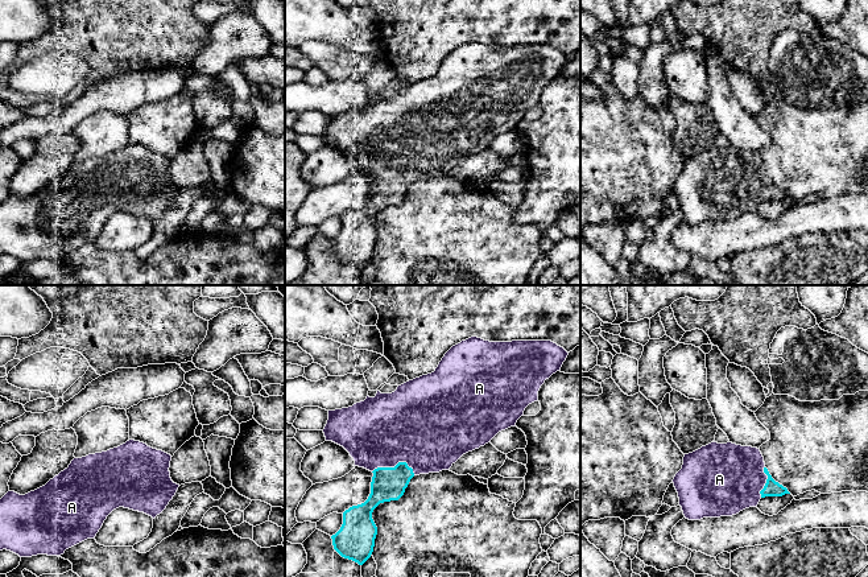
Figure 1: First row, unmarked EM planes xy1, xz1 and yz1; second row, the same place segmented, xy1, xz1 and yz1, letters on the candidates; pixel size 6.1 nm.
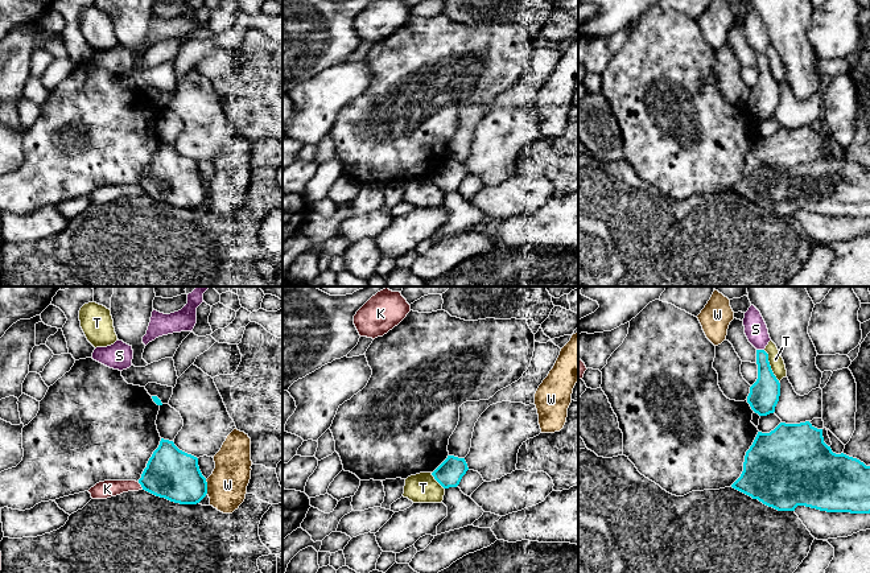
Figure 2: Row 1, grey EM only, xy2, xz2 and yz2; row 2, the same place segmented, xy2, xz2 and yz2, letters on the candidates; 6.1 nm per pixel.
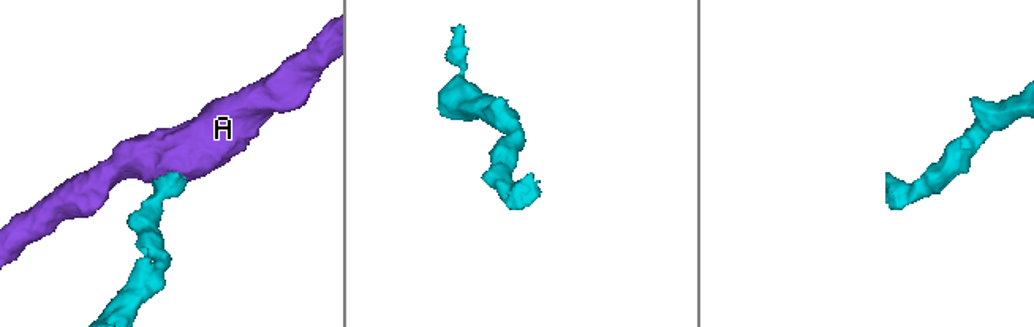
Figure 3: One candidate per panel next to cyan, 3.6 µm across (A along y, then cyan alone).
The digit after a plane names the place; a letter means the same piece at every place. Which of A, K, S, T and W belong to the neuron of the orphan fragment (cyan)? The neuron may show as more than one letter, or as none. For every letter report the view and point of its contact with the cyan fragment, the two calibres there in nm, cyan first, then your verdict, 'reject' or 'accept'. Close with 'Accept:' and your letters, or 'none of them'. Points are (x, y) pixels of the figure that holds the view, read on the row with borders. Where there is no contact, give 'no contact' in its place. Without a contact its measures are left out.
A: xz1 (395, 466) | 200/440 nm | accept
K: xy2 (140, 483) | 300/110 nm | reject
S: yz2 (761, 350) | 170/140 nm | reject
T: yz2 (770, 366) | 180/90 nm | reject
W: xy2 (206, 486) | 300/240 nm | reject
Accept: A

